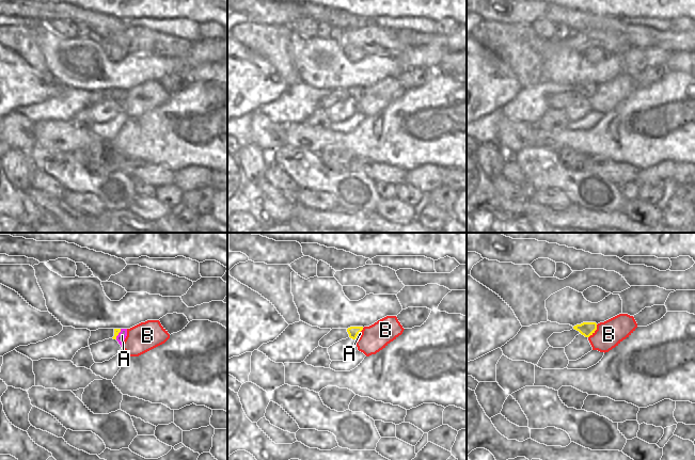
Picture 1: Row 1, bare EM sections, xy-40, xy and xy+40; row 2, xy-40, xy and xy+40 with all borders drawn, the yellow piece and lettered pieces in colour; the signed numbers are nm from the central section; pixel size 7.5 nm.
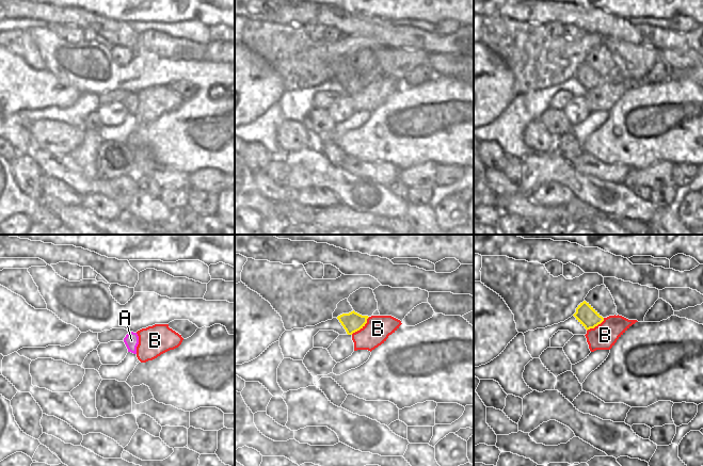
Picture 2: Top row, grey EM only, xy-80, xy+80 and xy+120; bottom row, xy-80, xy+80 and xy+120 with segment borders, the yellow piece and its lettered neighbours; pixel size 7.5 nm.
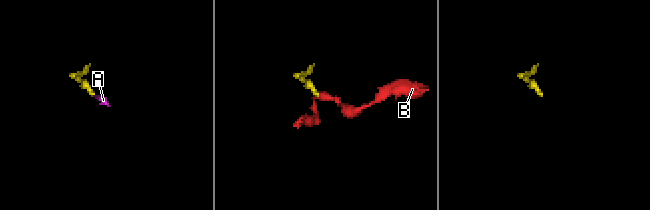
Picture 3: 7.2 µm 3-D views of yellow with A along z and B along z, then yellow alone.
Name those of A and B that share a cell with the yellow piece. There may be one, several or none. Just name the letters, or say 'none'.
A

